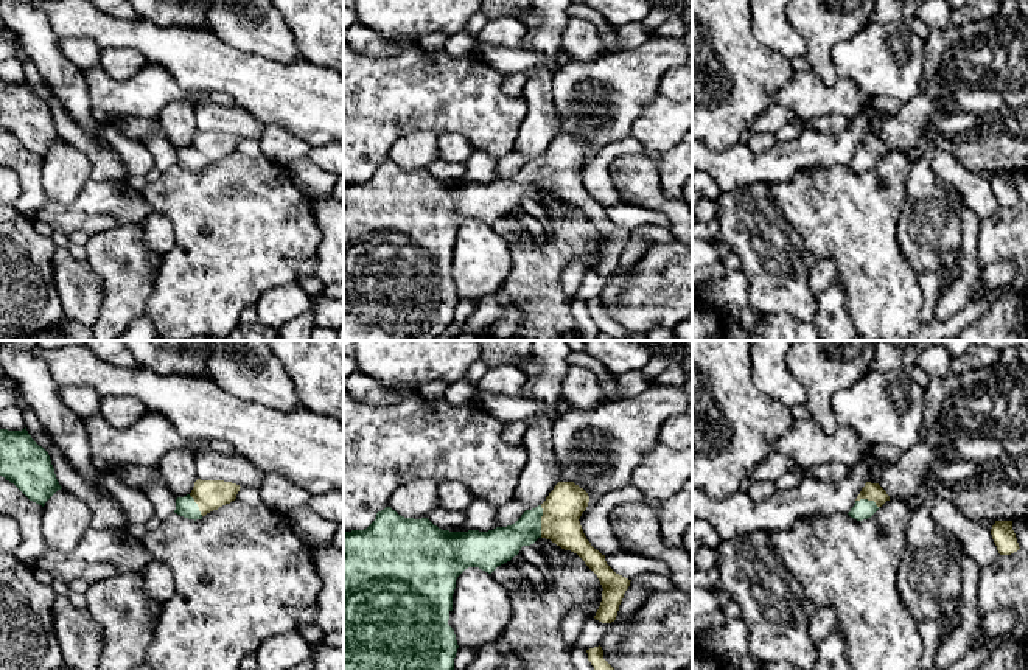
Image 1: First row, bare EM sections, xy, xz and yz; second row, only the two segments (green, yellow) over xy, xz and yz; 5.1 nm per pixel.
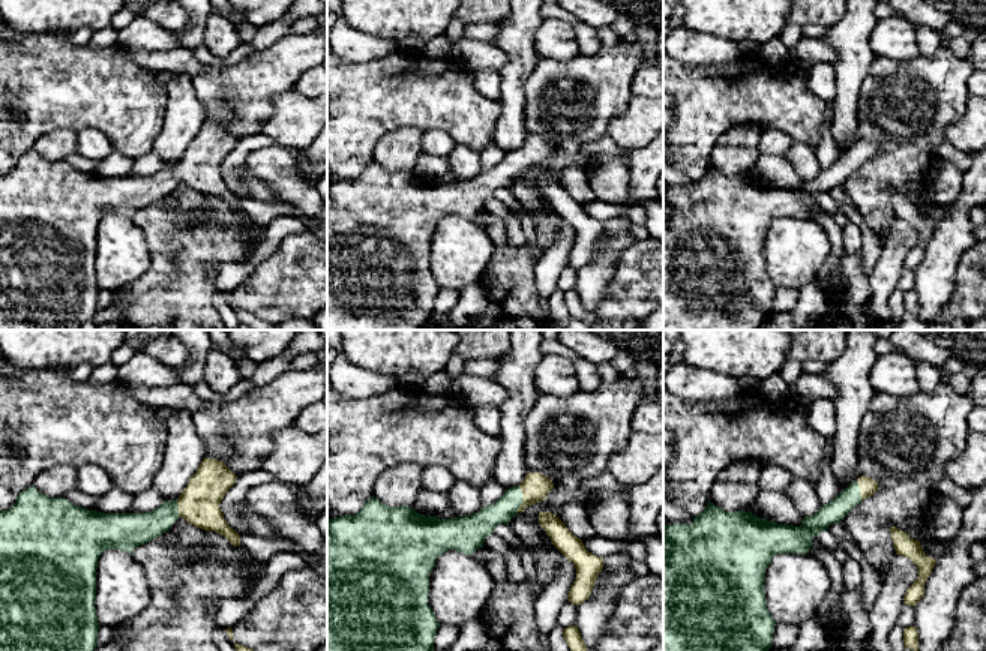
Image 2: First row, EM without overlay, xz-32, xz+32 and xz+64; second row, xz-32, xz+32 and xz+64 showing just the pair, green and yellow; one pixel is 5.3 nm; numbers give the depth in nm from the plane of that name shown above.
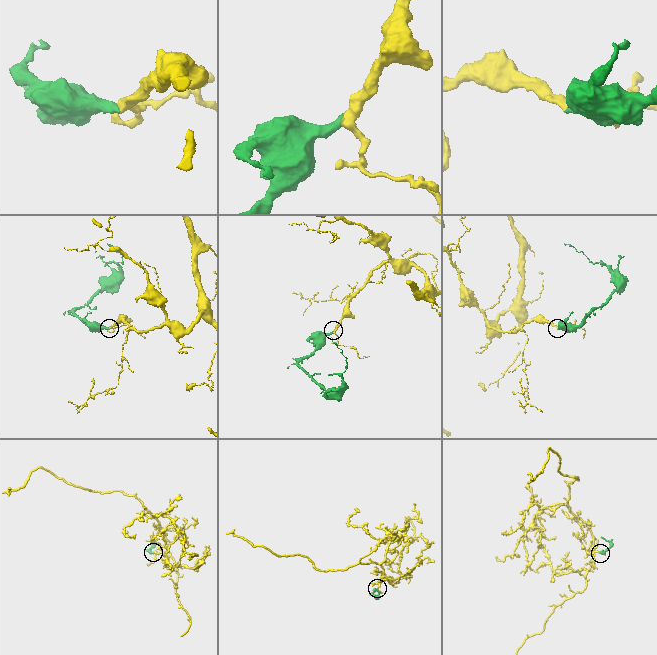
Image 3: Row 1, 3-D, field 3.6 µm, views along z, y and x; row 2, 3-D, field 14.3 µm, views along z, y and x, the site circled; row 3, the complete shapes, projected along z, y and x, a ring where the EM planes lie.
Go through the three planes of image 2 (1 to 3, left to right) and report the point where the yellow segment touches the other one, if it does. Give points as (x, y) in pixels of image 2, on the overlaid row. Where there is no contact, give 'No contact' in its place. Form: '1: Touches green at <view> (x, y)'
1: Touches green at xz-32 (177, 507)
2: Touches green at xz+32 (523, 500)
3: Touches green at xz+64 (859, 491)

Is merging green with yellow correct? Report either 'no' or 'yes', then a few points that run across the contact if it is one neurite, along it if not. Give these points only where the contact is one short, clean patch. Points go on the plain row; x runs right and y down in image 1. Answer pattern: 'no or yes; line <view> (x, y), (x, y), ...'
yes; line xz (501, 196), (540, 173), (548, 173), (565, 156)

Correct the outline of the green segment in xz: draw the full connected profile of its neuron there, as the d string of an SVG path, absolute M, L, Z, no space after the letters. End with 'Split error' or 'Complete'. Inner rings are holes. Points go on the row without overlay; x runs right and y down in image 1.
M558 134L541 157L526 162L515 176L488 183L442 182L428 169L404 169L390 159L378 163L367 180L344 183L344 340L437 340L451 331L459 297L448 272L457 229L468 219L491 225L518 207L523 197L530 197L538 190L551 191L585 213L603 239L594 270L602 275L614 274L631 232L616 225L607 216L605 207L586 191L579 171L588 154L589 148L583 140L574 134Z. Split error

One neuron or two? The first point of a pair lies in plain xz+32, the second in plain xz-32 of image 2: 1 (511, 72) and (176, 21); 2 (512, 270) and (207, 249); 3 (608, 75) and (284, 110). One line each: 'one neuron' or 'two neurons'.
1: two neurons
2: one neuron
3: two neurons

